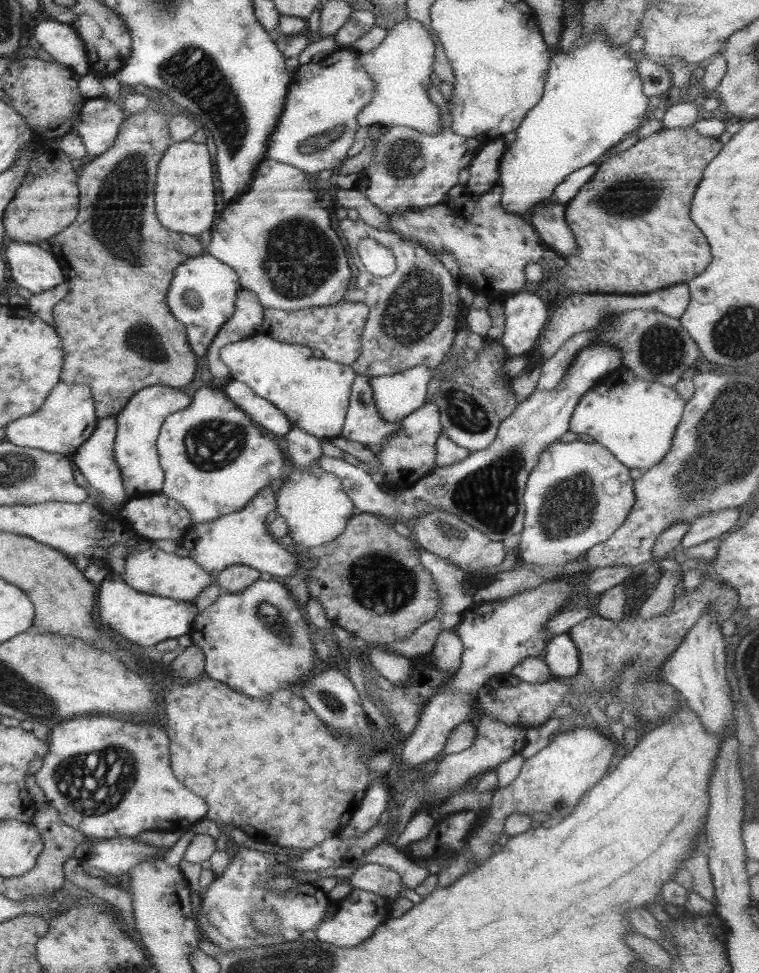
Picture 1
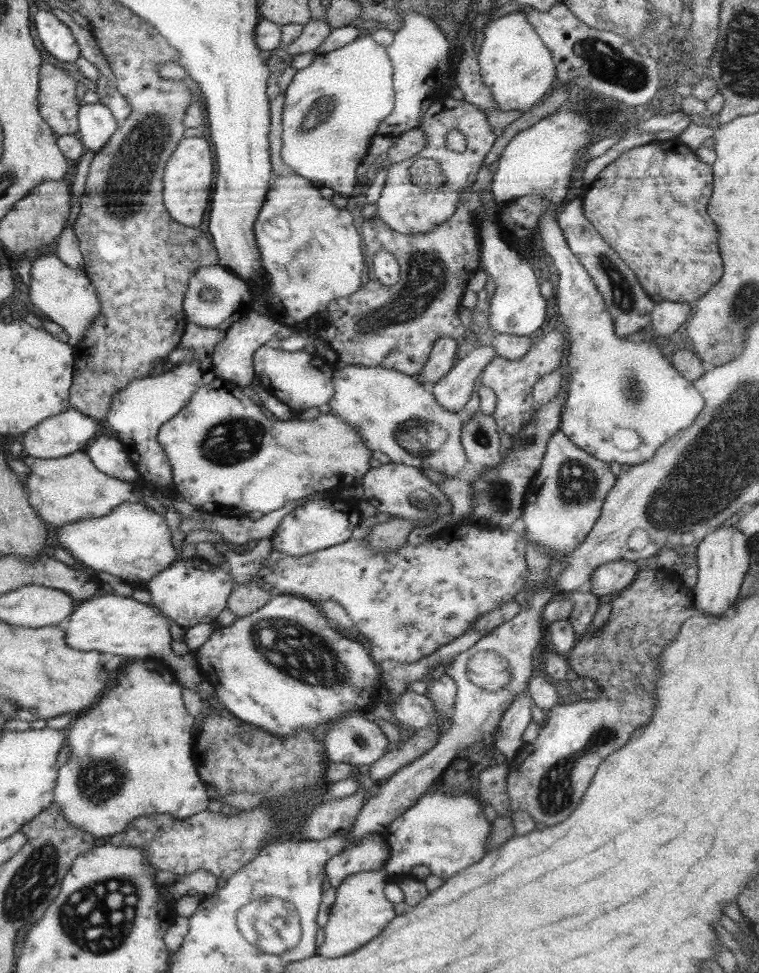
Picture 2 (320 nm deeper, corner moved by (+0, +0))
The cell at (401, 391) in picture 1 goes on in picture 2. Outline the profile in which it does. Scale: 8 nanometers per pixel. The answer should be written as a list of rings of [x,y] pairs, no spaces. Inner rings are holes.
[[[440,337],[434,341],[429,359],[418,374],[416,382],[419,382],[420,386],[429,387],[444,378],[454,366],[454,356],[458,352],[457,343],[458,341],[450,337]]]

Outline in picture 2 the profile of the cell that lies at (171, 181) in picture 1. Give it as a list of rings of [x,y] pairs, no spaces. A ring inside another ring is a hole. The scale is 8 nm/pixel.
[[[184,137],[166,164],[163,180],[164,204],[170,216],[176,220],[176,224],[180,222],[192,228],[200,226],[204,210],[208,206],[208,198],[213,193],[212,178],[214,178],[214,160],[210,144],[204,138]]]

